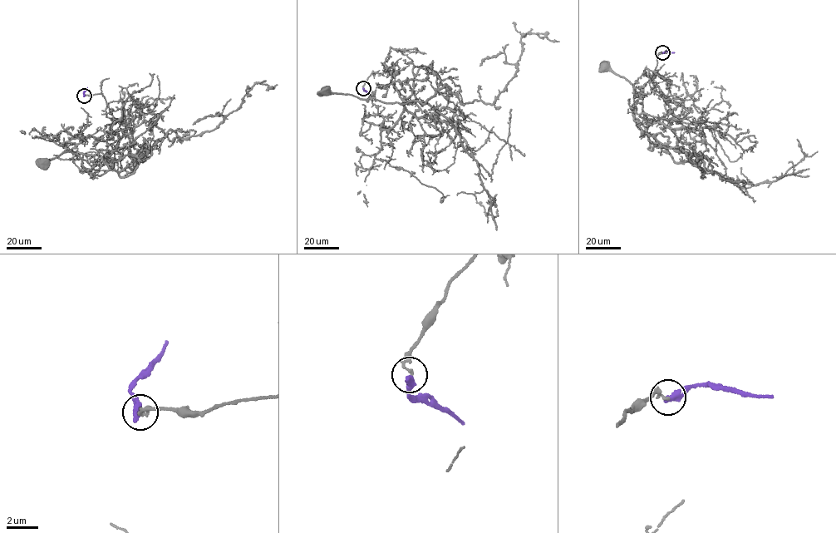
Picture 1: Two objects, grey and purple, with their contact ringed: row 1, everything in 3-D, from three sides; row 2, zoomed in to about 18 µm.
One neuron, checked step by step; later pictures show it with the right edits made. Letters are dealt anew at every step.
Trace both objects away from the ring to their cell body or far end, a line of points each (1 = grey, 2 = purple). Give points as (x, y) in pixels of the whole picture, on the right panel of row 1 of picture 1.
1: (662, 52), (637, 96), (642, 99), (646, 130), (635, 120), (632, 85), (606, 66)
2: (662, 52), (674, 52)

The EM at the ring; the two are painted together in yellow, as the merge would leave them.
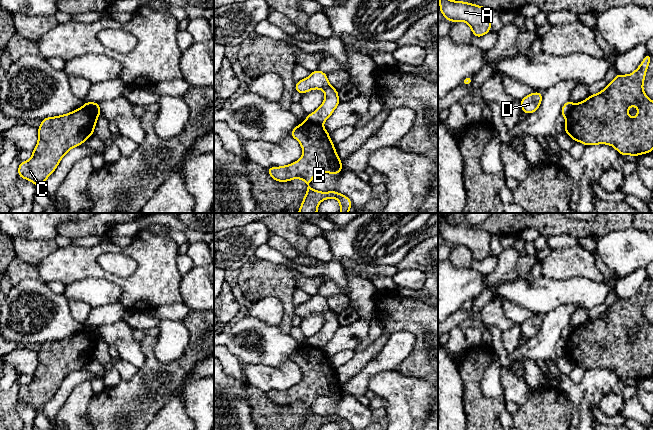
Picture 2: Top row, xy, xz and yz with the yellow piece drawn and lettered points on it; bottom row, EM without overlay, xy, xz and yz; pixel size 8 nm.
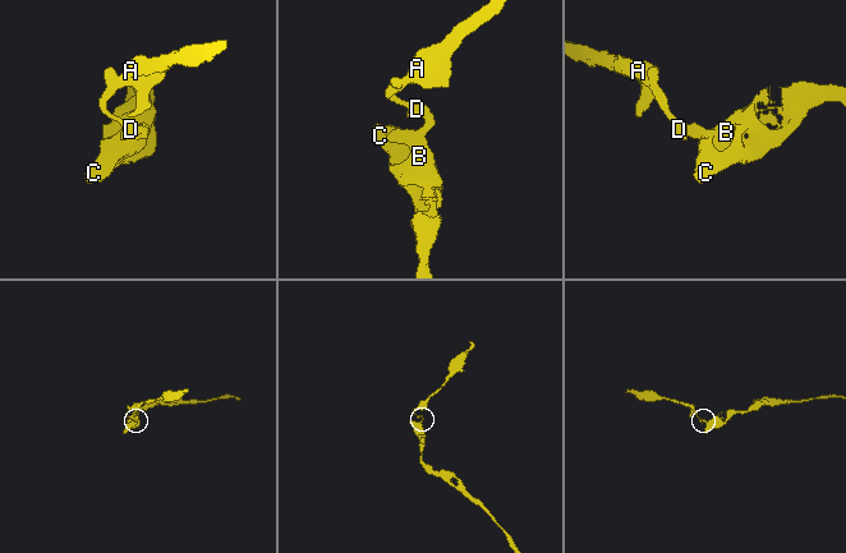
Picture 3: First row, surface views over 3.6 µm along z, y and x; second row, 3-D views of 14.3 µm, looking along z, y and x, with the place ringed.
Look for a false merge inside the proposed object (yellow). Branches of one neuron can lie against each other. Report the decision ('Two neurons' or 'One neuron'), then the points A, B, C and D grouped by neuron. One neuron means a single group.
Two neurons. Groups: A D / B C

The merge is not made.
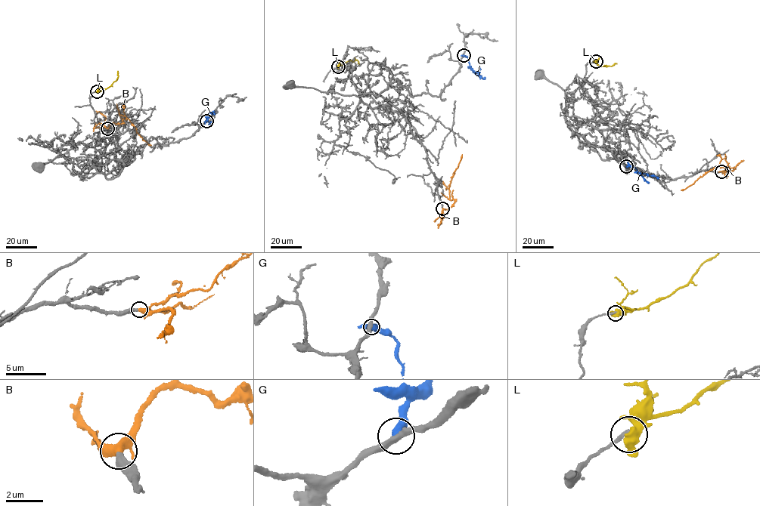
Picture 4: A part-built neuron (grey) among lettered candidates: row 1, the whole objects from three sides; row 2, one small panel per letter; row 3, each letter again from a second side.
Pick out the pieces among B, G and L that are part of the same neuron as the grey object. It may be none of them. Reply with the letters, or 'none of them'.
B

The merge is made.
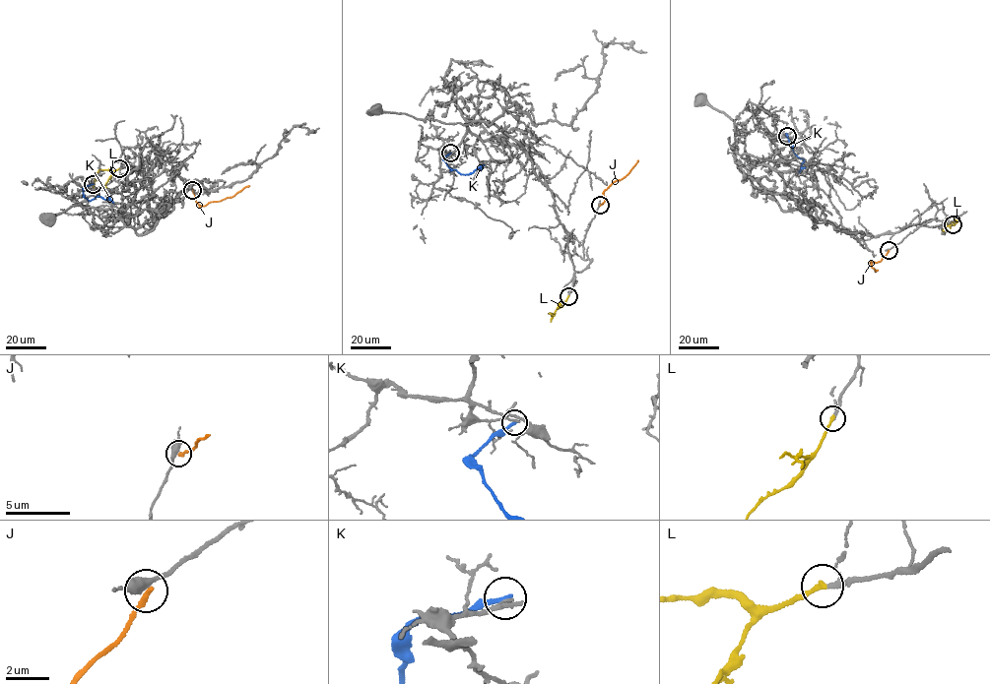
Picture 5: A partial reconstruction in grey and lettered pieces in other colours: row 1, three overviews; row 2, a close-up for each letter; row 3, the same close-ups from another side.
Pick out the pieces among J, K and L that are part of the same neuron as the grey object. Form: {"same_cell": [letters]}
{"same_cell": ["L"]}

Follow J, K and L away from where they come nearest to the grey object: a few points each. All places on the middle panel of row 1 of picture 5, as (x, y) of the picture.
J: (600, 205), (605, 202), (605, 190), (629, 173), (637, 160)
K: (450, 153), (443, 158), (450, 168), (461, 174), (471, 173), (481, 166), (480, 171)
L: (568, 296), (553, 316), (549, 313)

